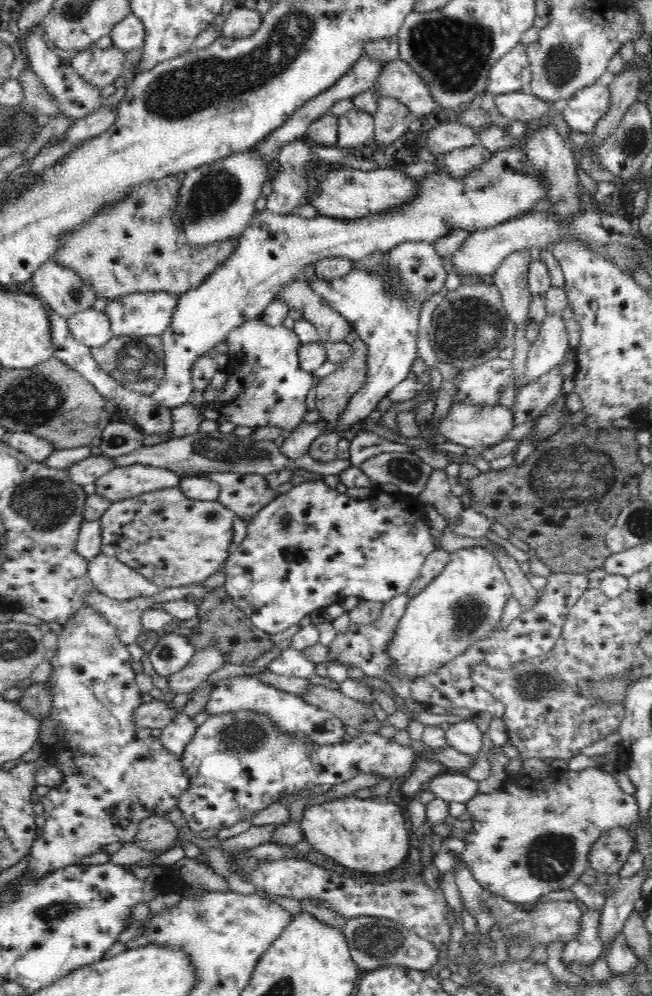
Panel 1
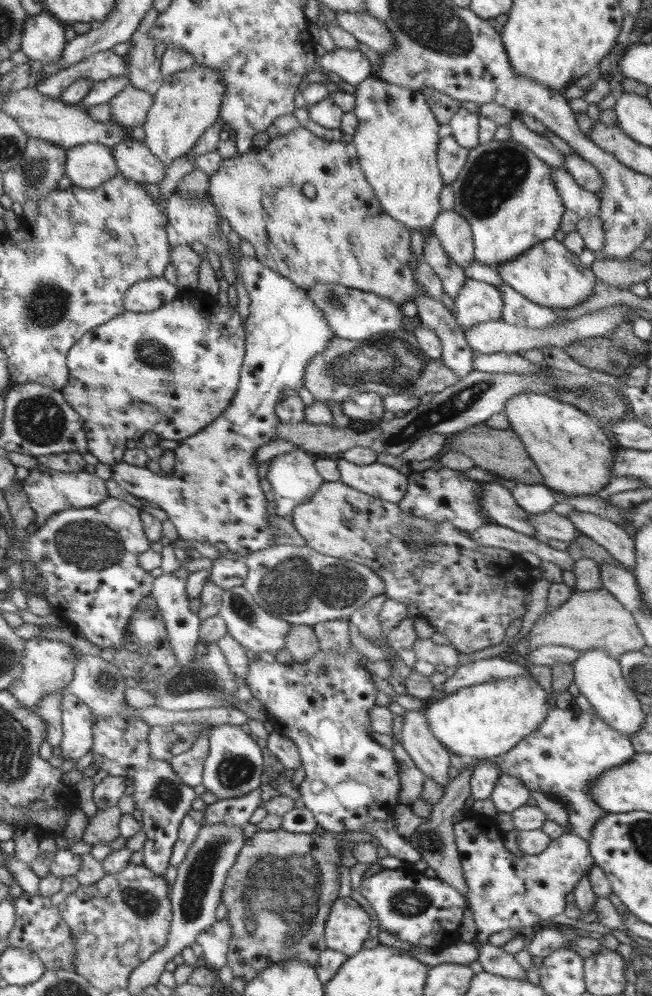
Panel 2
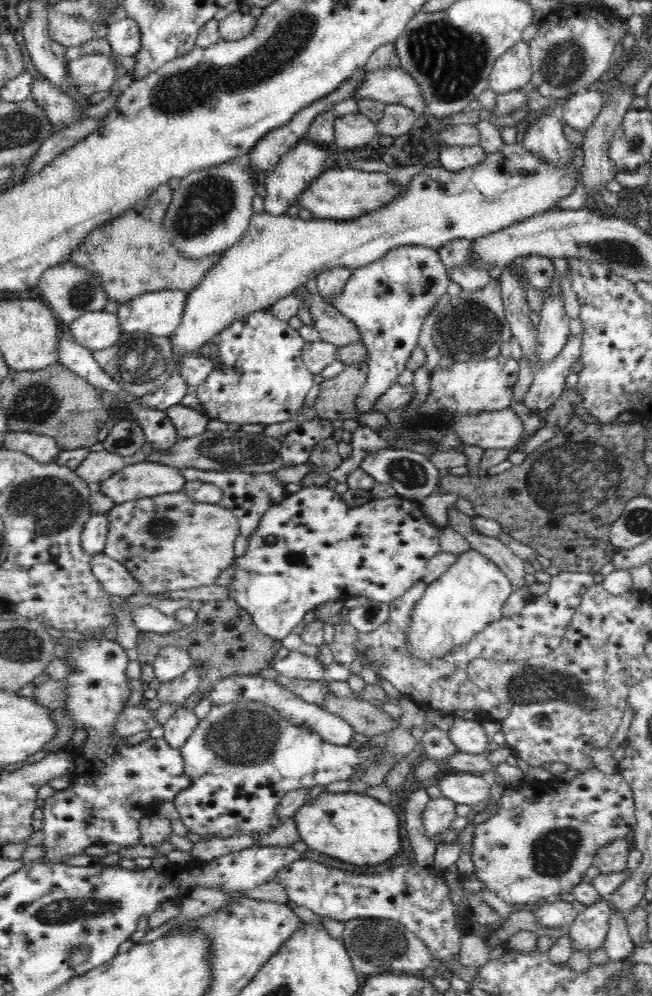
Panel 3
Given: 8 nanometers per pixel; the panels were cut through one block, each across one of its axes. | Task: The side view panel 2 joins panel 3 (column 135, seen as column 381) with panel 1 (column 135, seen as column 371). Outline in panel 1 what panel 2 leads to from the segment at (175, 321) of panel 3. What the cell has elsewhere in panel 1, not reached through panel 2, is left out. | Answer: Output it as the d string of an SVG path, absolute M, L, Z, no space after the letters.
M141 292L125 294L123 297L109 299L104 315L110 321L111 331L114 337L118 336L161 336L174 318L178 294L168 292Z

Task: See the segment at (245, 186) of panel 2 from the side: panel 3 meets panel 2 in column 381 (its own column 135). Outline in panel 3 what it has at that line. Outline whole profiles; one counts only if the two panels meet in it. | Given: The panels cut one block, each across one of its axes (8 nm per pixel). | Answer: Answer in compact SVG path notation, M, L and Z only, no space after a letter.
M168 183L158 186L148 198L128 209L123 215L110 219L92 230L77 249L72 251L68 261L97 274L109 300L118 303L128 302L128 299L139 294L160 290L194 290L205 273L220 260L222 253L196 261L176 251L164 226L164 218L172 196L173 190Z

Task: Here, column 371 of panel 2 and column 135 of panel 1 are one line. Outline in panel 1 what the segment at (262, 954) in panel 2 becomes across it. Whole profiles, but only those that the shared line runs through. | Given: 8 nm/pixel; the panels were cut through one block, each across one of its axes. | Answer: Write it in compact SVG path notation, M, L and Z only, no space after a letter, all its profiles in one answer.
M150 816L140 822L134 843L150 852L166 852L174 847L178 828L163 816Z

